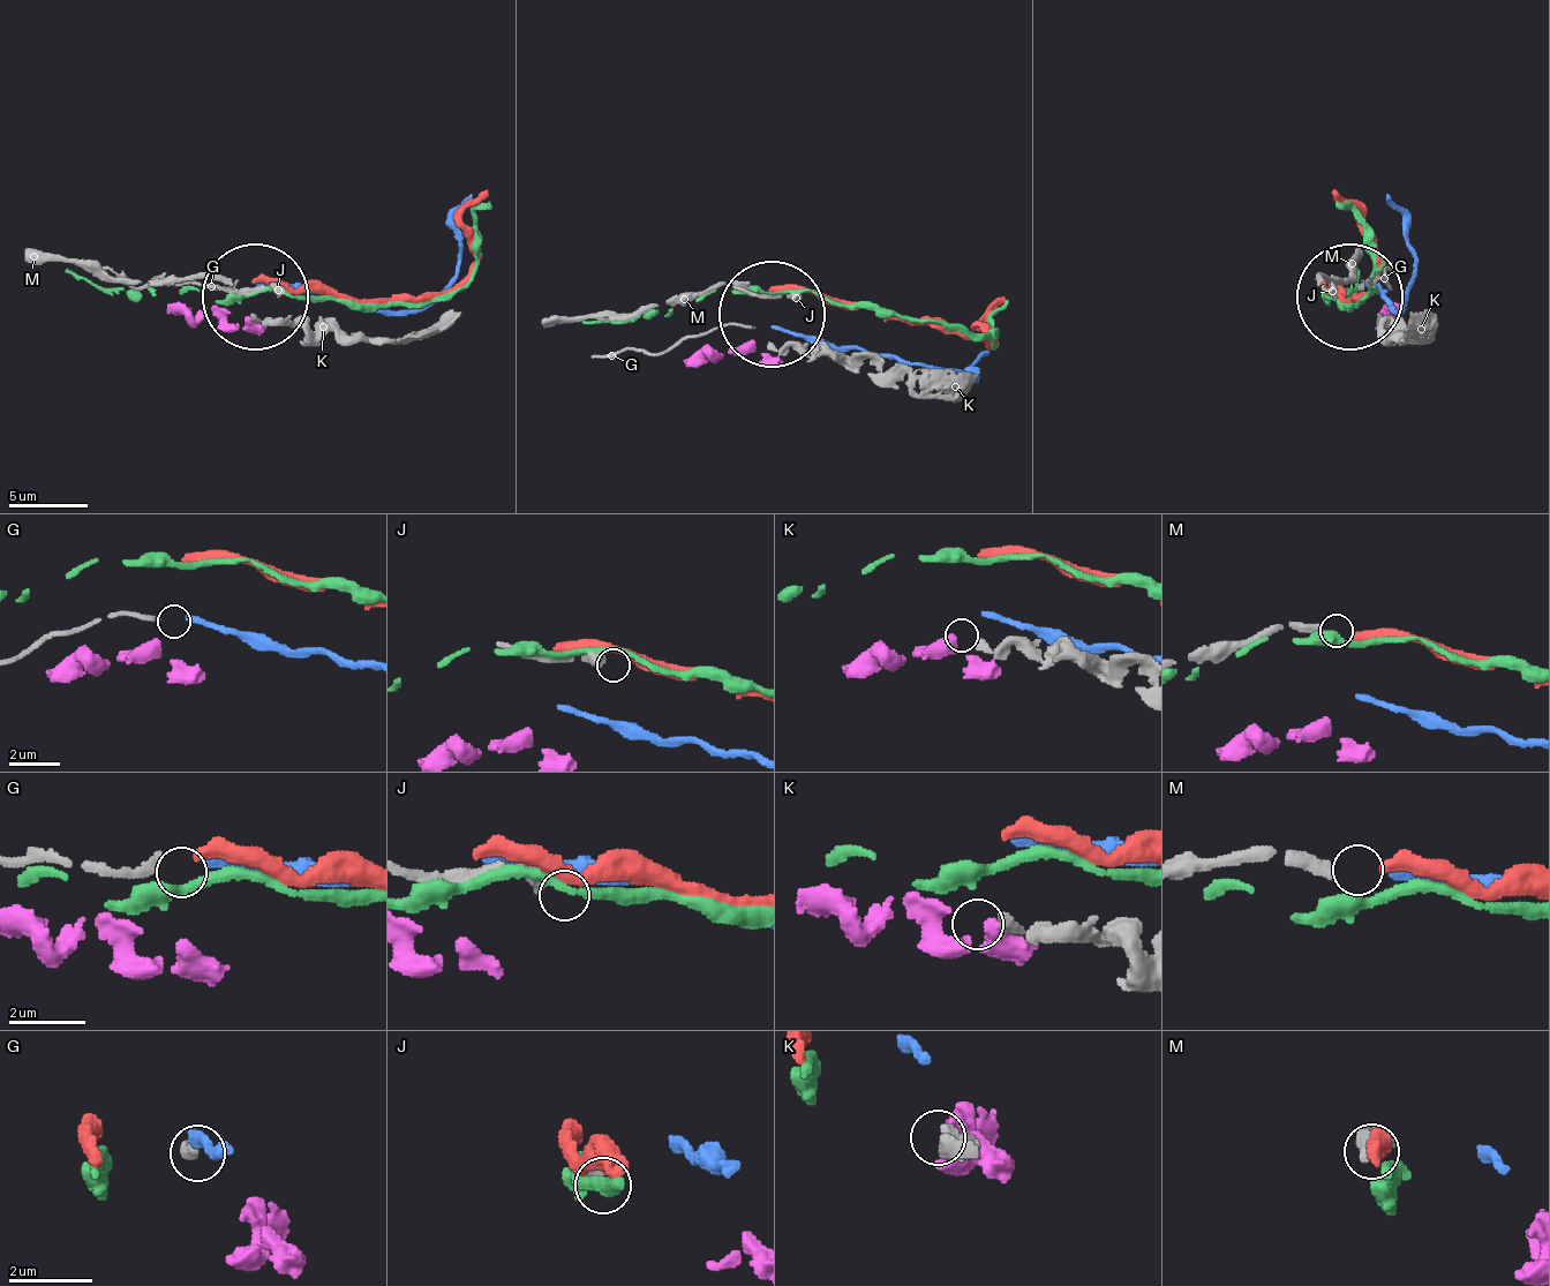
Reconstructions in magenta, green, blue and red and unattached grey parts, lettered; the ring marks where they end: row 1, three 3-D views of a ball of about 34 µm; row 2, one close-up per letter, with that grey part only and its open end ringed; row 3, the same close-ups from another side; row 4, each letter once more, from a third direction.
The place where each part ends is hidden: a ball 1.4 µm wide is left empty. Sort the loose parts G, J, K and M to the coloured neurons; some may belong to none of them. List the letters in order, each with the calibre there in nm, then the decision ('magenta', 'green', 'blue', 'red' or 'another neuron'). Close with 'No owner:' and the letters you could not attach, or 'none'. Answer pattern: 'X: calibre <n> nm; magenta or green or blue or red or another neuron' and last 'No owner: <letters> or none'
G: calibre 220 nm; blue
J: calibre 440 nm; another neuron
K: calibre 260 nm; magenta
M: calibre 340 nm; red
No owner: J

